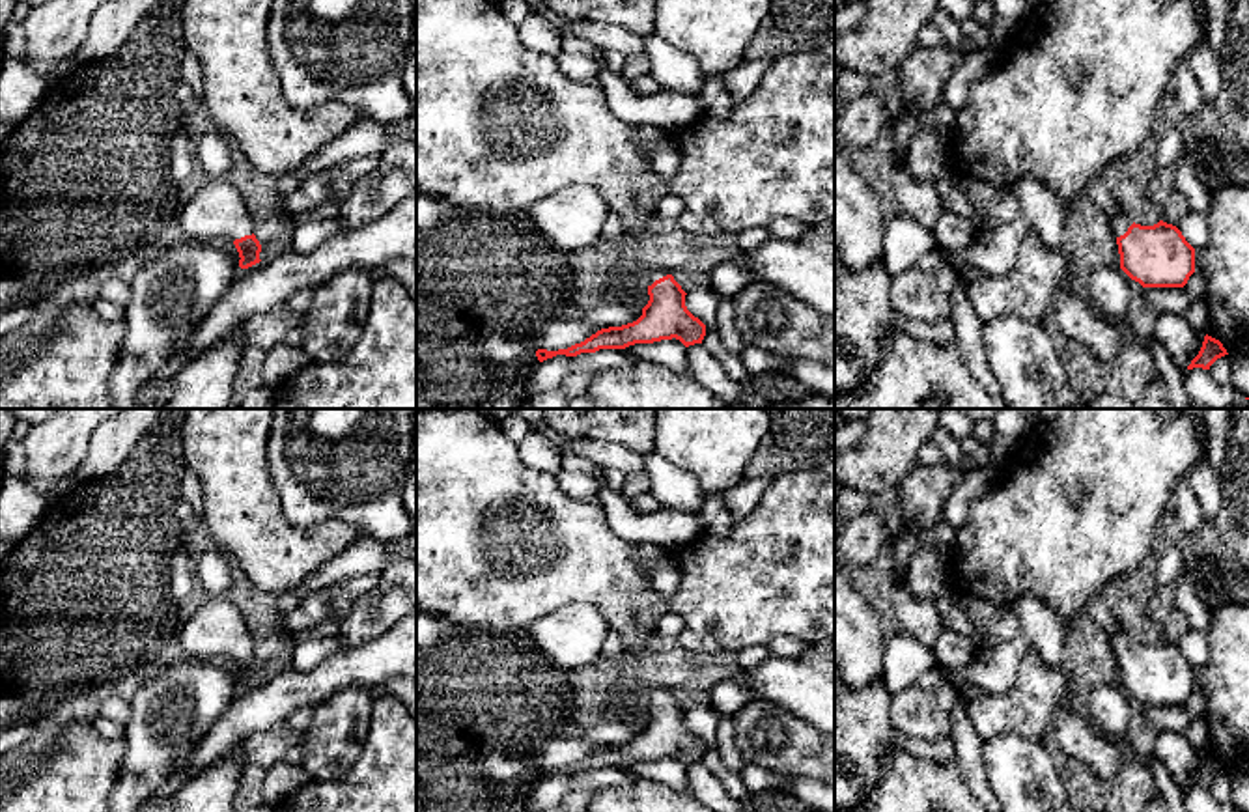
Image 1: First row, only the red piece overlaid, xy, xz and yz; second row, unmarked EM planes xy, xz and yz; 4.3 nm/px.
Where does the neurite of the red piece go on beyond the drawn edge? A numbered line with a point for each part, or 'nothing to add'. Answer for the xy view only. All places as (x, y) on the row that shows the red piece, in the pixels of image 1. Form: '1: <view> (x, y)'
1: xy (217, 213)

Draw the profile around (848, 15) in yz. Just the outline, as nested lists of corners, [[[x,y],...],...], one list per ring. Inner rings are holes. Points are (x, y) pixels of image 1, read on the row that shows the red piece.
[[[842,2],[835,7],[835,37],[857,30],[866,19],[866,2]]]

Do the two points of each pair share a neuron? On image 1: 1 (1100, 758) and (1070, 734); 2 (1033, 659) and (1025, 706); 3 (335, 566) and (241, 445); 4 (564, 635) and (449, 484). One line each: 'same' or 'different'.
1: same
2: same
3: different
4: different

